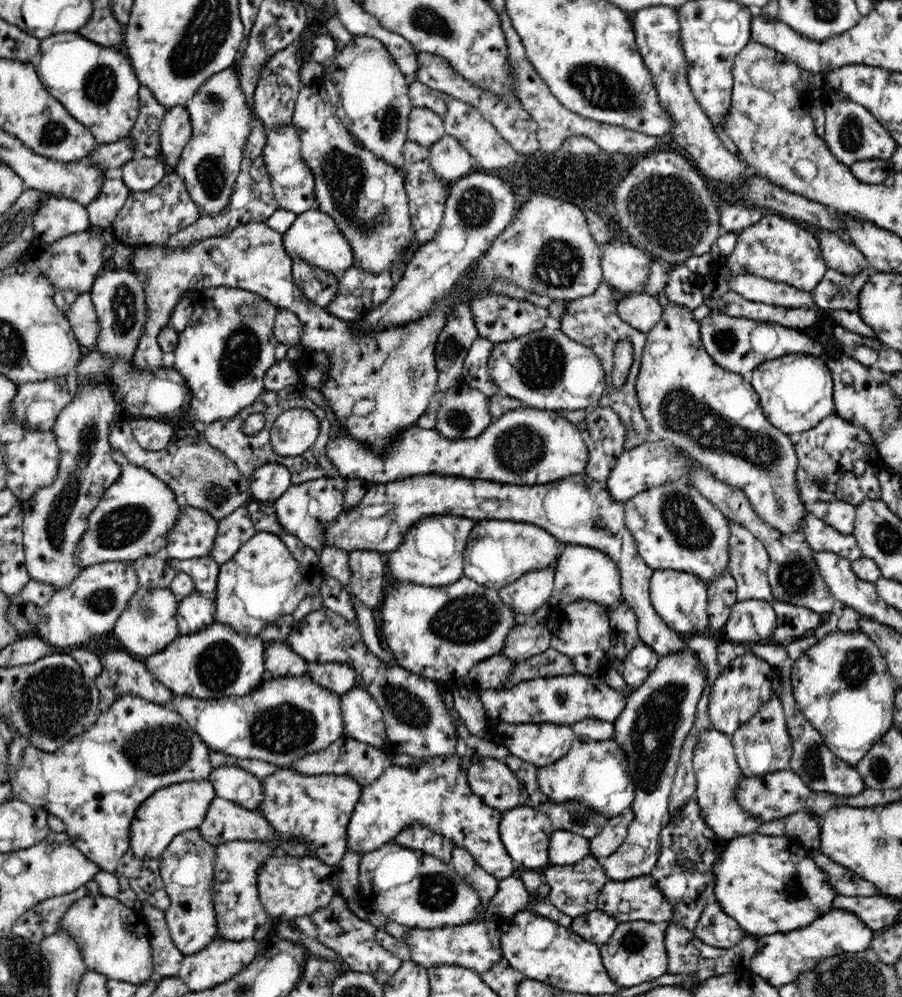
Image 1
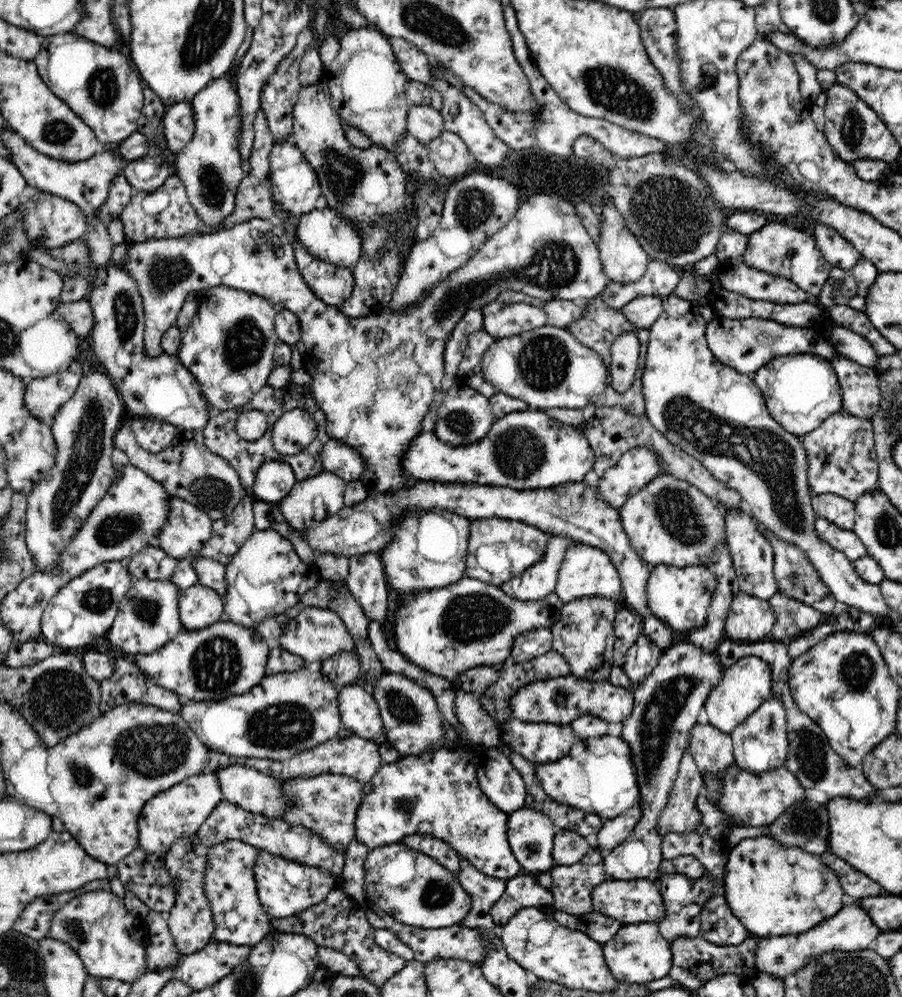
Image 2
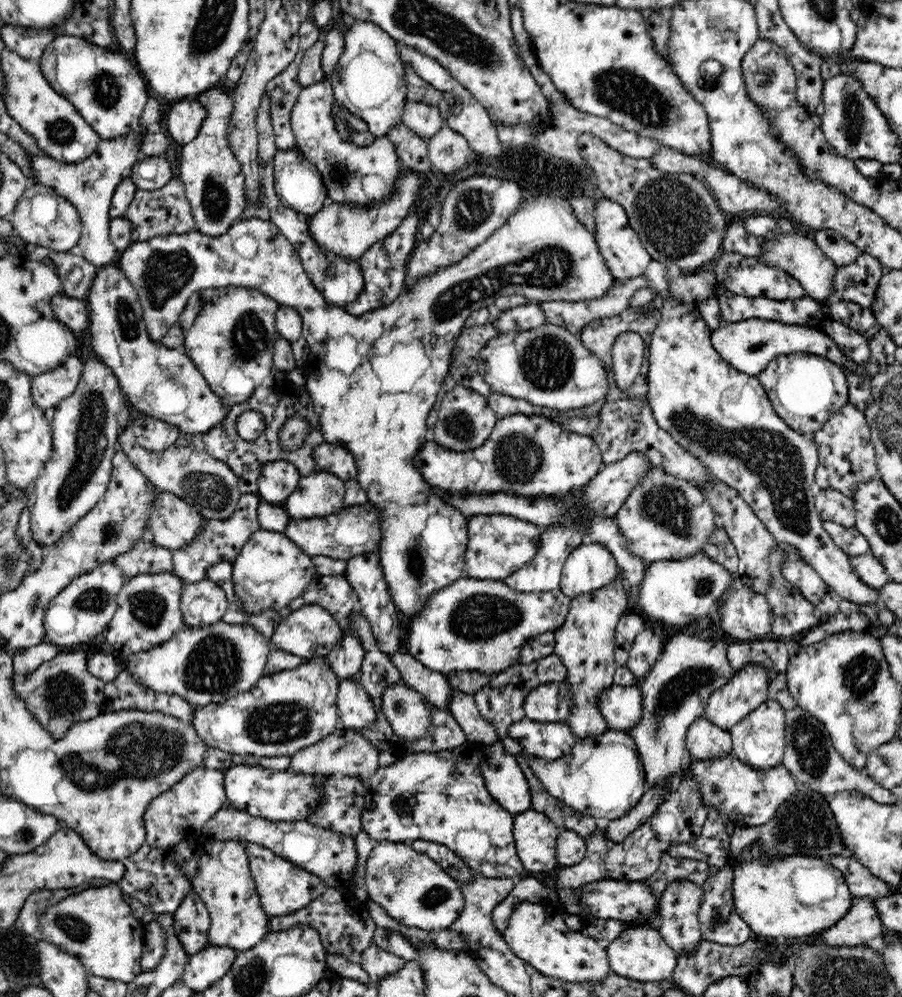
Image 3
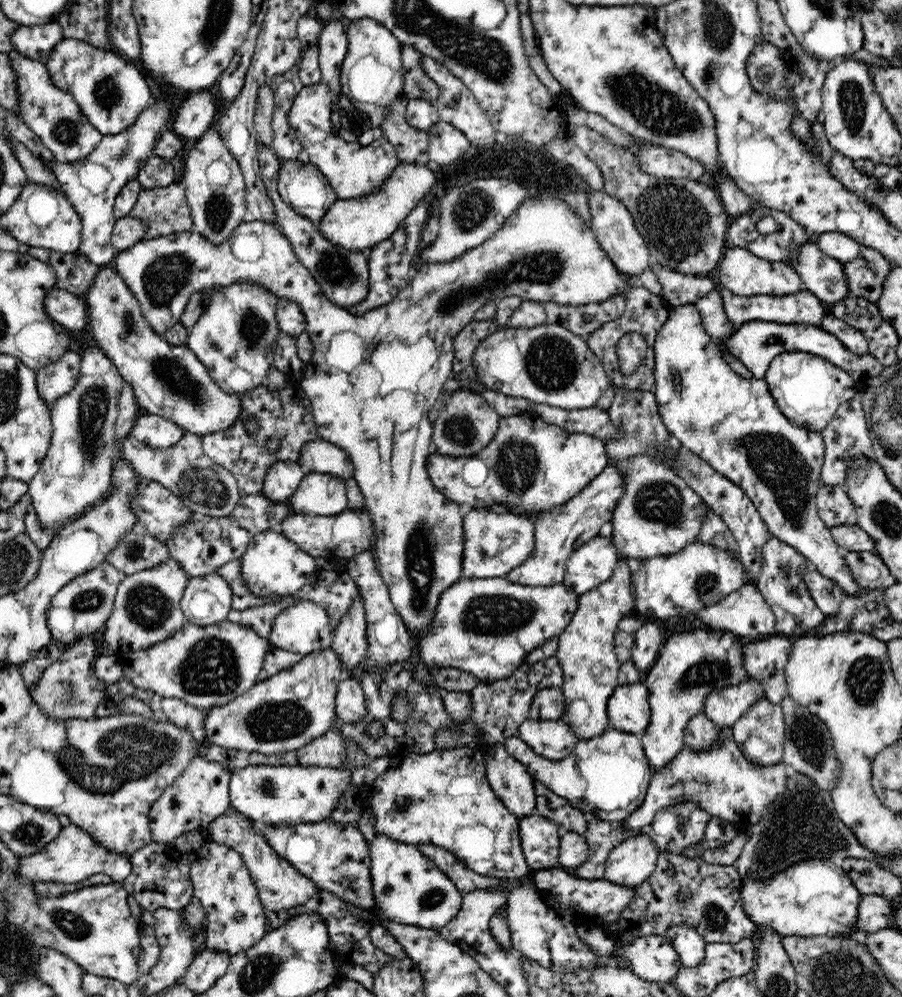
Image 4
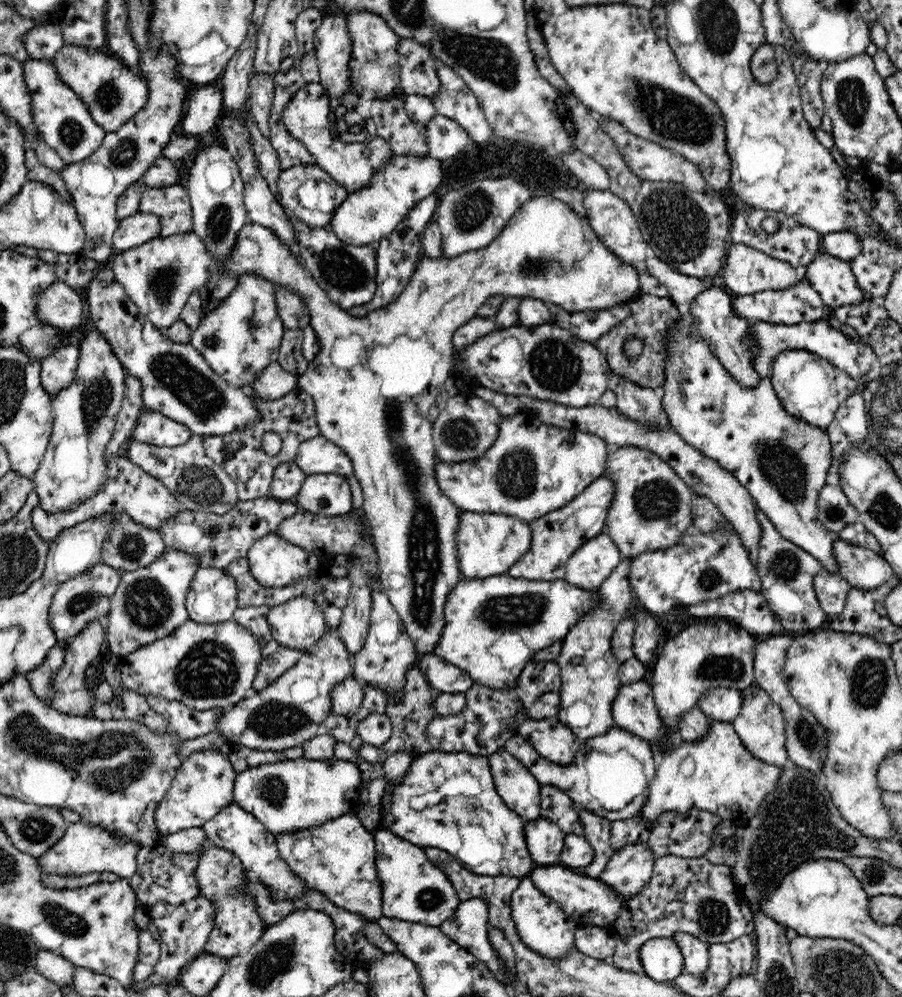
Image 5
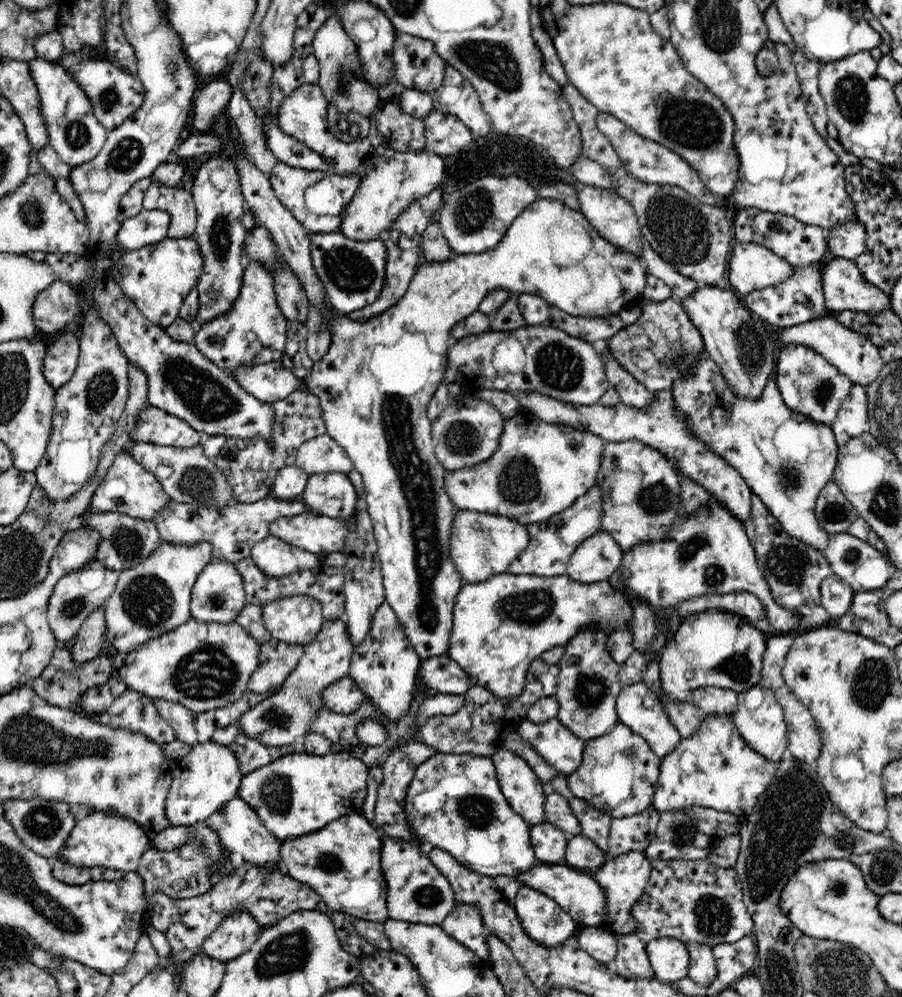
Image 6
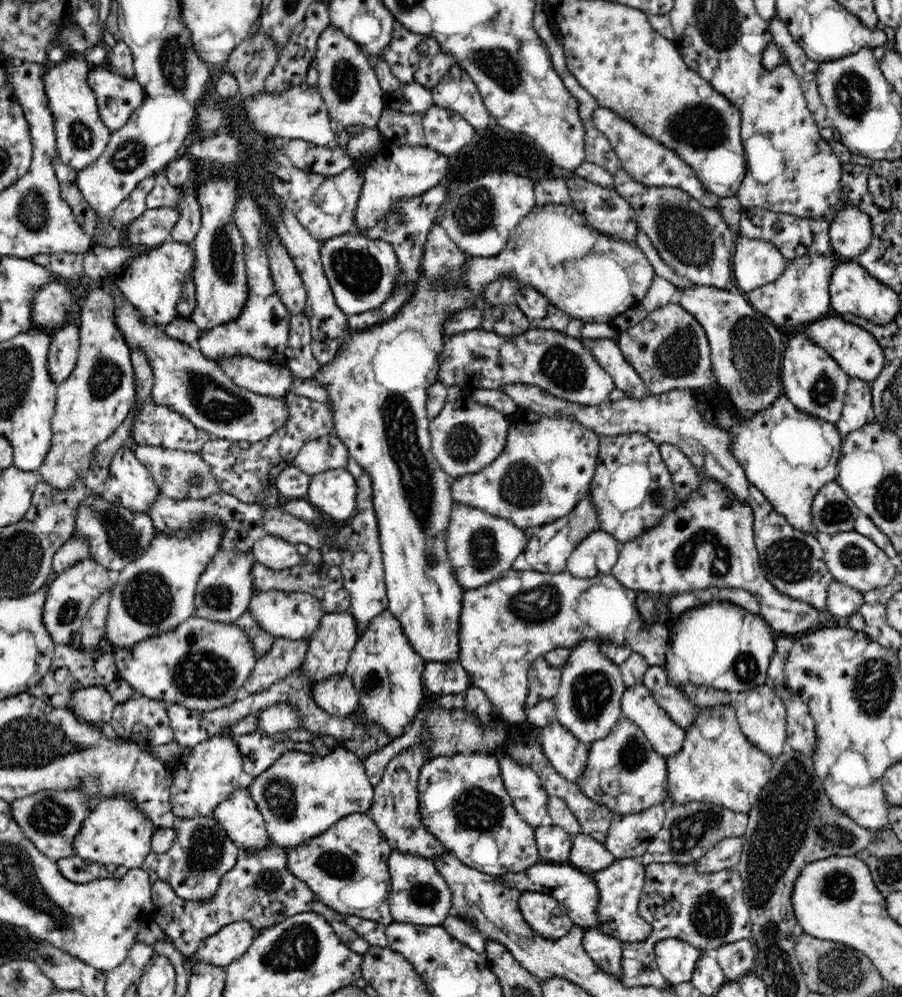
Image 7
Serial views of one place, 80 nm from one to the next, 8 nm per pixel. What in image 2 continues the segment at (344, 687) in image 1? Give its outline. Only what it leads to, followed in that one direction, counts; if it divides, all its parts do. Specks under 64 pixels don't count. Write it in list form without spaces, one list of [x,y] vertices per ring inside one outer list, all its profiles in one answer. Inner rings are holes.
[[[350,651],[338,653],[321,662],[320,672],[338,690],[344,686],[356,685],[361,663],[358,658],[356,653]]]

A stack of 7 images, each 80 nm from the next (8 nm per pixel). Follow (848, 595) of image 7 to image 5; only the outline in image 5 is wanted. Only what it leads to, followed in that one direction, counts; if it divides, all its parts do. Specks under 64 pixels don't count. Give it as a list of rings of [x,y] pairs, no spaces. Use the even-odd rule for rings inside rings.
[[[822,572],[812,578],[812,585],[814,594],[827,615],[838,615],[844,610],[846,596],[852,587],[844,577]]]

